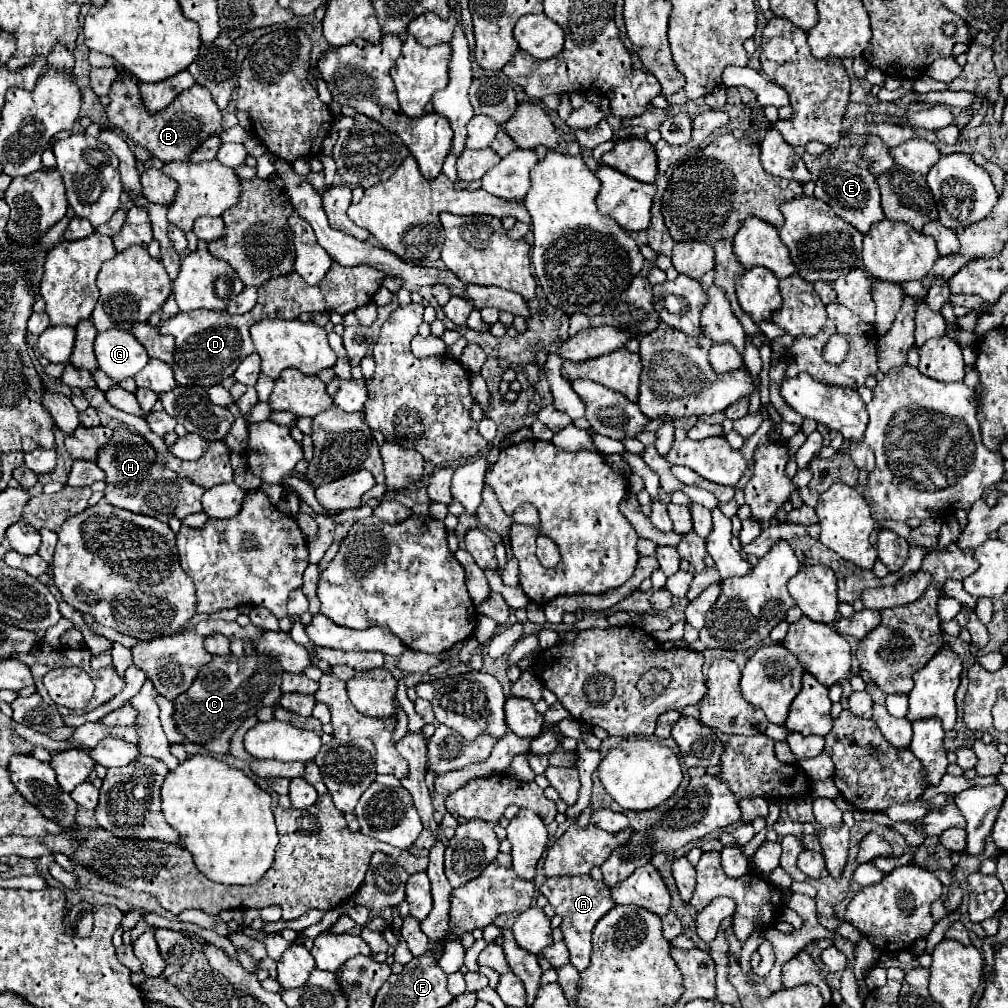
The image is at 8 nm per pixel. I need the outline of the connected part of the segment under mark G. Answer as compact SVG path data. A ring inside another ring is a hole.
M106 330L96 336L94 354L102 372L114 382L132 378L148 364L144 346L126 330Z

